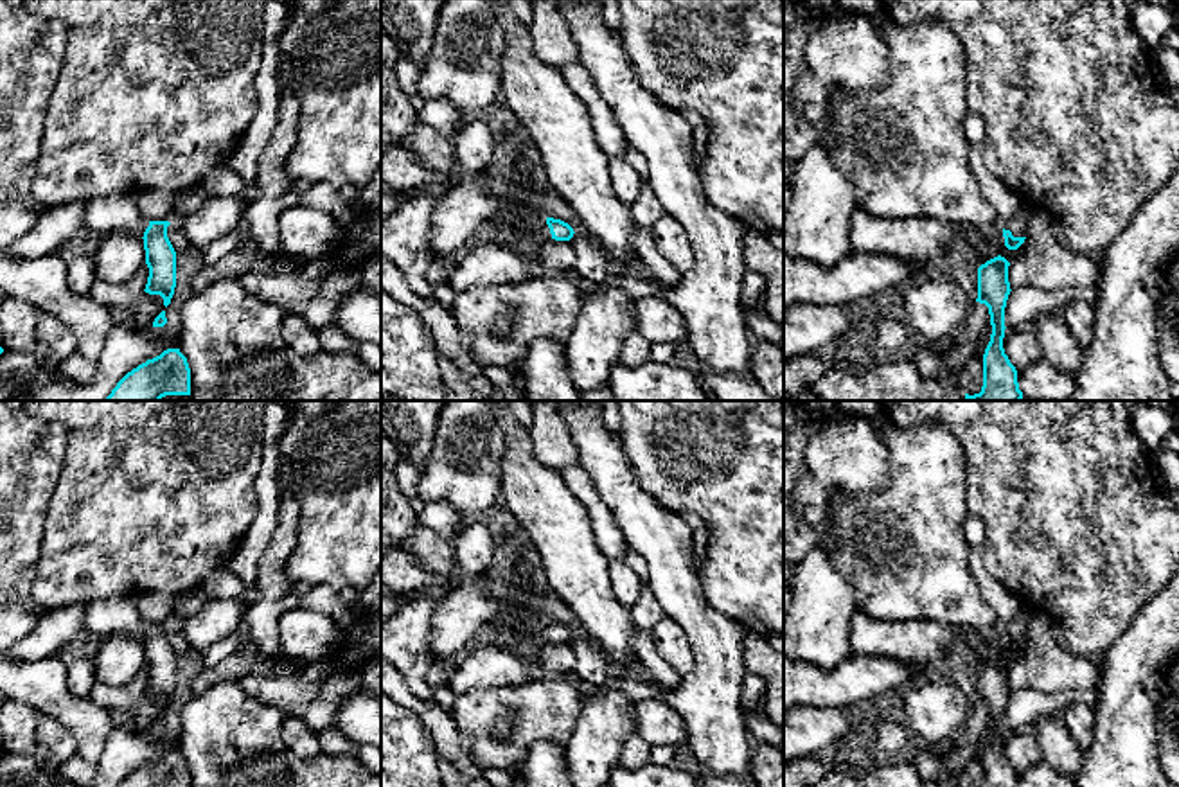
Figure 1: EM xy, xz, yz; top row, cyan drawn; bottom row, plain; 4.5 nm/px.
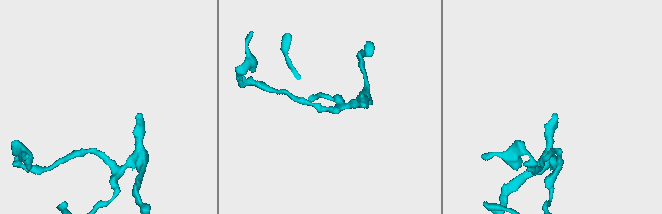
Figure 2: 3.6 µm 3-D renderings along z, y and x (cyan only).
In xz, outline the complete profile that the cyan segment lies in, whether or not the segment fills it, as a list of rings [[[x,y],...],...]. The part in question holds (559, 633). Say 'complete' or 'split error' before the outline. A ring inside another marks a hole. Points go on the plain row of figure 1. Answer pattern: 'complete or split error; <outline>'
split error; [[[501,616],[494,622],[492,645],[507,650],[537,652],[546,643],[570,643],[573,631],[554,620],[516,625],[509,616]]]

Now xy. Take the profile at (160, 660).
split error; [[[113,595],[86,602],[86,631],[104,640],[111,634],[131,634],[144,641],[149,679],[146,695],[160,697],[171,706],[176,690],[176,654],[167,640],[169,623],[147,623],[137,609],[135,597]]]

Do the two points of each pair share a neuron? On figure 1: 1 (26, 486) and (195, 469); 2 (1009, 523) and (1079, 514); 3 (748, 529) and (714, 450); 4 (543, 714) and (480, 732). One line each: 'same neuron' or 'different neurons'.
1: different neurons
2: same neuron
3: same neuron
4: same neuron

